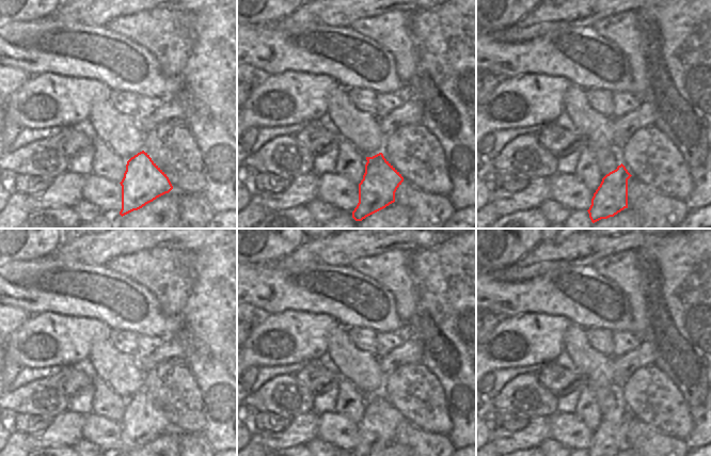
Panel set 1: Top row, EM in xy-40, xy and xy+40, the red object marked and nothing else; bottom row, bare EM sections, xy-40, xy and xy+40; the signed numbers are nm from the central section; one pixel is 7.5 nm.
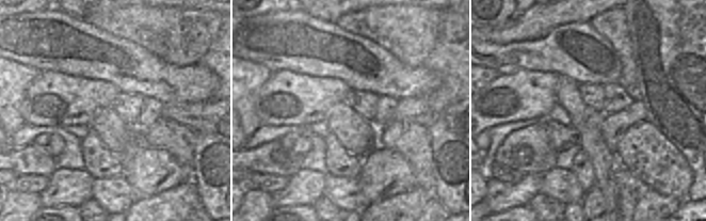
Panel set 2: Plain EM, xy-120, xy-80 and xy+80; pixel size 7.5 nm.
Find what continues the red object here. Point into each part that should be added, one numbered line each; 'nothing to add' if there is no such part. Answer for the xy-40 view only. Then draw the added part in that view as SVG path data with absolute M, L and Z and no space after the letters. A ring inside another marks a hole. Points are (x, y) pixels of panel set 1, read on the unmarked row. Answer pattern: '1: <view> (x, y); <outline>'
nothing to add

